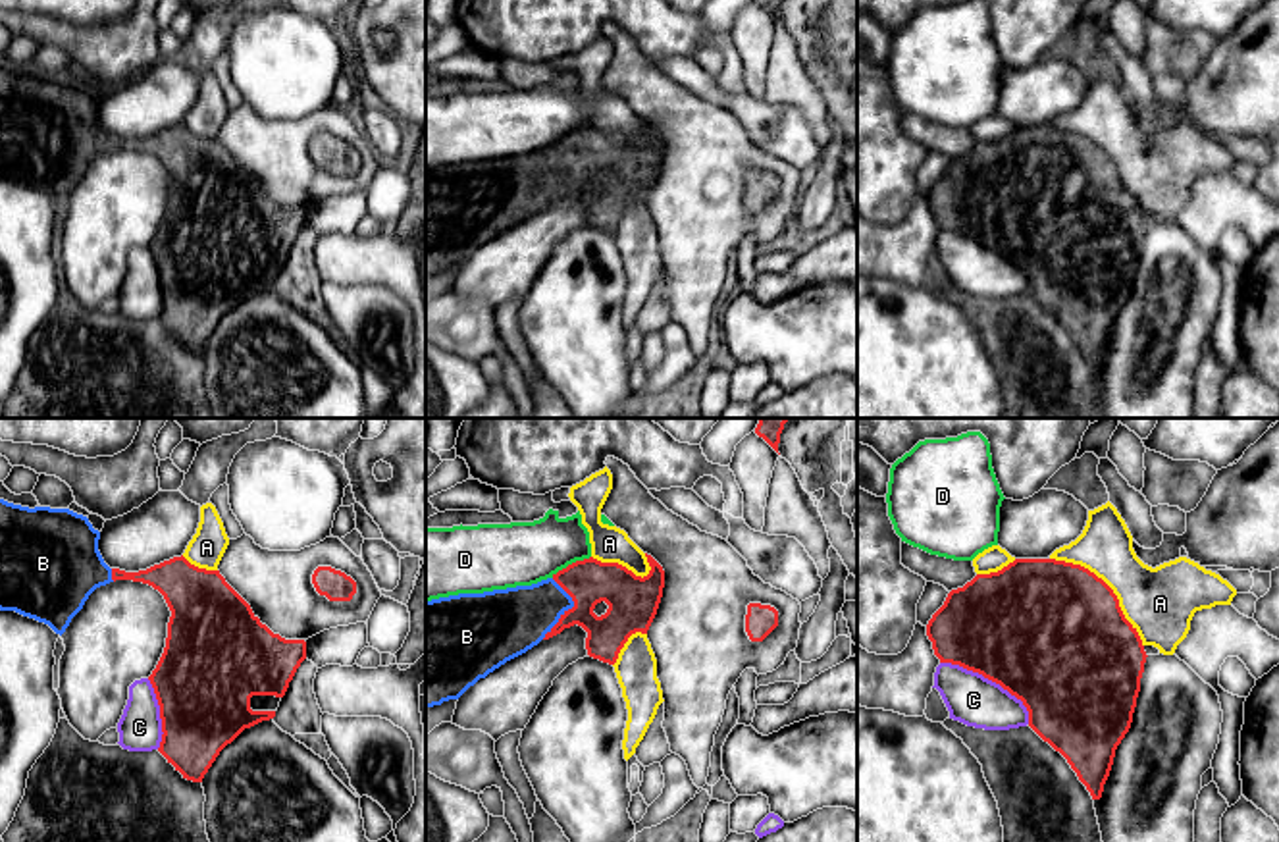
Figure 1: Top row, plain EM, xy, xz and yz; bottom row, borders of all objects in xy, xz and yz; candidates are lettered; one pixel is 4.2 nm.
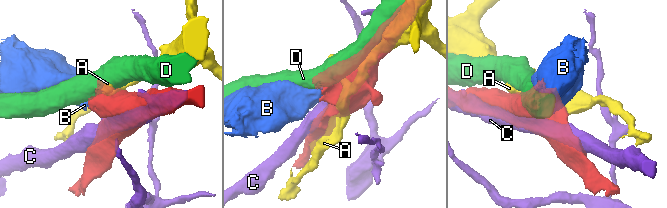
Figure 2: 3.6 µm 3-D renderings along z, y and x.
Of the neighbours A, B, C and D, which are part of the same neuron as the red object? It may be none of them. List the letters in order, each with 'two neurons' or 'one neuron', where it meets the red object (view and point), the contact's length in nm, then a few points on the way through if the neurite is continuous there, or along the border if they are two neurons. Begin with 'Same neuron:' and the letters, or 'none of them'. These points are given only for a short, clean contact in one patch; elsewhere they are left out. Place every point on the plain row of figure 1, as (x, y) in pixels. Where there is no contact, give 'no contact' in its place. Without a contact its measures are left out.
Same neuron: B
A: two neurons | yz (1110, 157) | 550 nm
B: one neuron | xz (569, 178) | 260 nm
C: two neurons | yz (992, 249) | 460 nm
D: two neurons | xz (573, 131) | 190 nm | along xz (590, 124), (569, 131), (551, 145)

